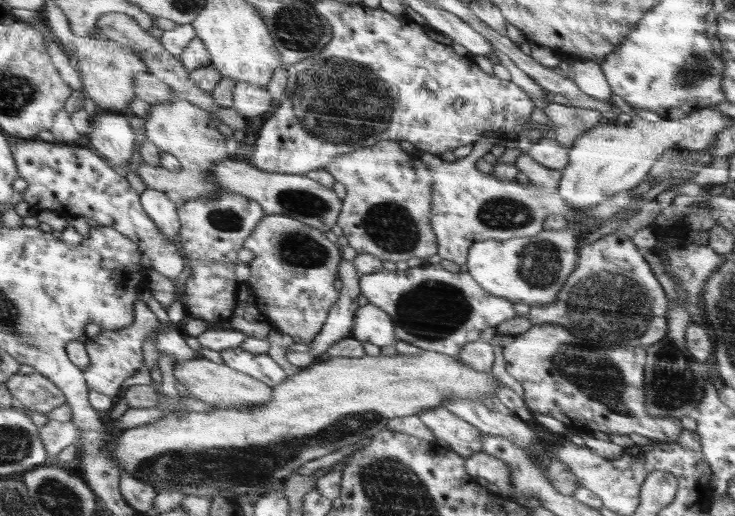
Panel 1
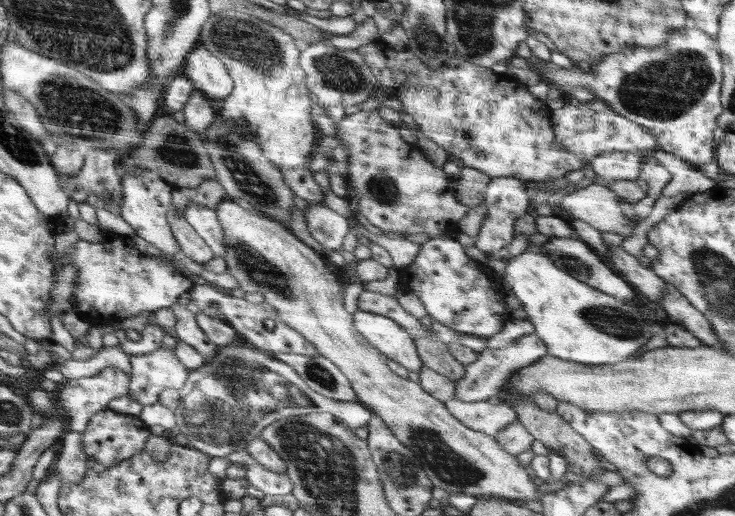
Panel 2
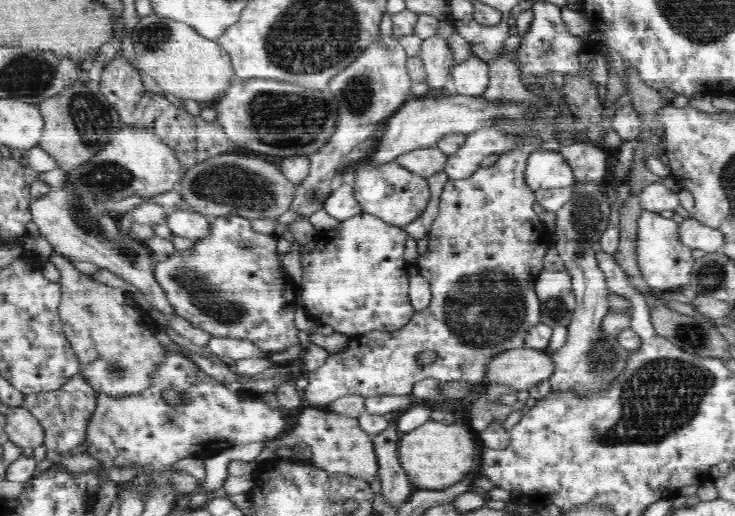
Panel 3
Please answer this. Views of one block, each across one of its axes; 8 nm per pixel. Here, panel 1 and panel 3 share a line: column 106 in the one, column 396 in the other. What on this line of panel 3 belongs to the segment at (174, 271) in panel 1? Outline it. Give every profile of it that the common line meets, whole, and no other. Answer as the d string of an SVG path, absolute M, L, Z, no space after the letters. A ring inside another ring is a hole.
M396 161L372 166L366 163L366 166L358 167L354 176L354 198L364 213L373 214L388 224L405 227L426 210L430 202L430 190L426 178L406 170Z

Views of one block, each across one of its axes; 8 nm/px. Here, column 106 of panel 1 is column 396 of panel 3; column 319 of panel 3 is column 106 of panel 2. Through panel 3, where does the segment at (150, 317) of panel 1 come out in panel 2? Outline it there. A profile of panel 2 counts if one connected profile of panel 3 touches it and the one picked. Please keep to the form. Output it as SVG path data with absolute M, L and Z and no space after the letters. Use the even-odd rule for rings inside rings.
M109 367L102 370L95 376L84 378L68 379L64 382L66 386L62 388L60 394L60 404L62 404L62 416L67 418L67 433L82 432L97 412L106 410L108 404L115 399L127 396L129 394L129 378L122 370Z

